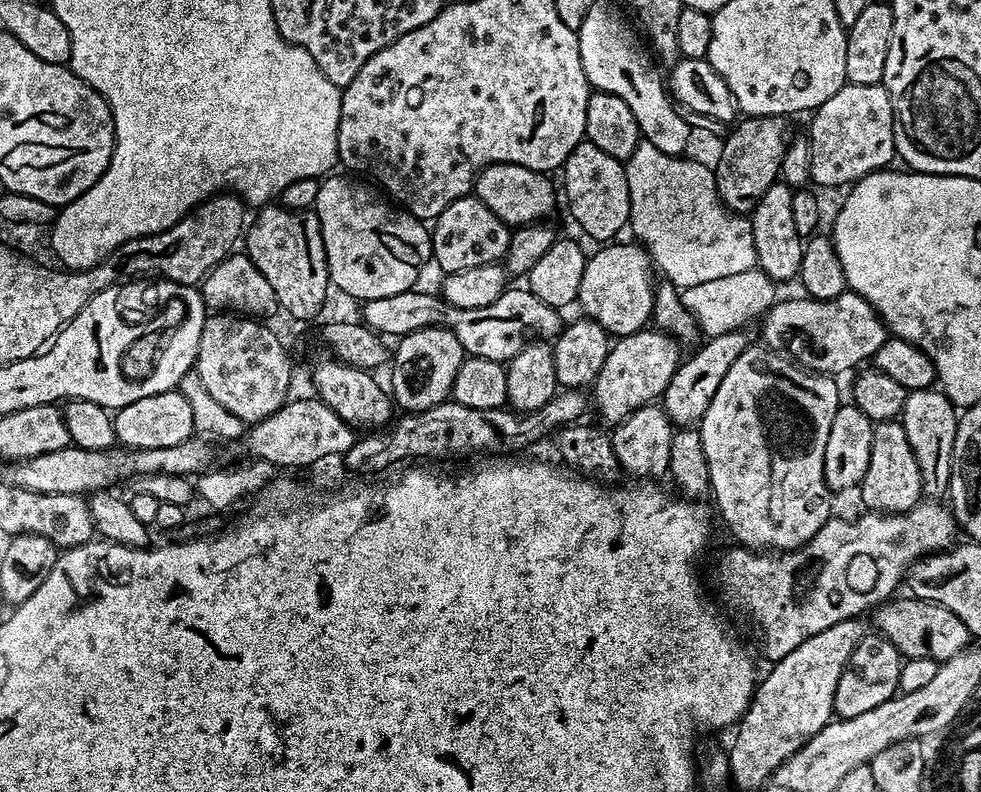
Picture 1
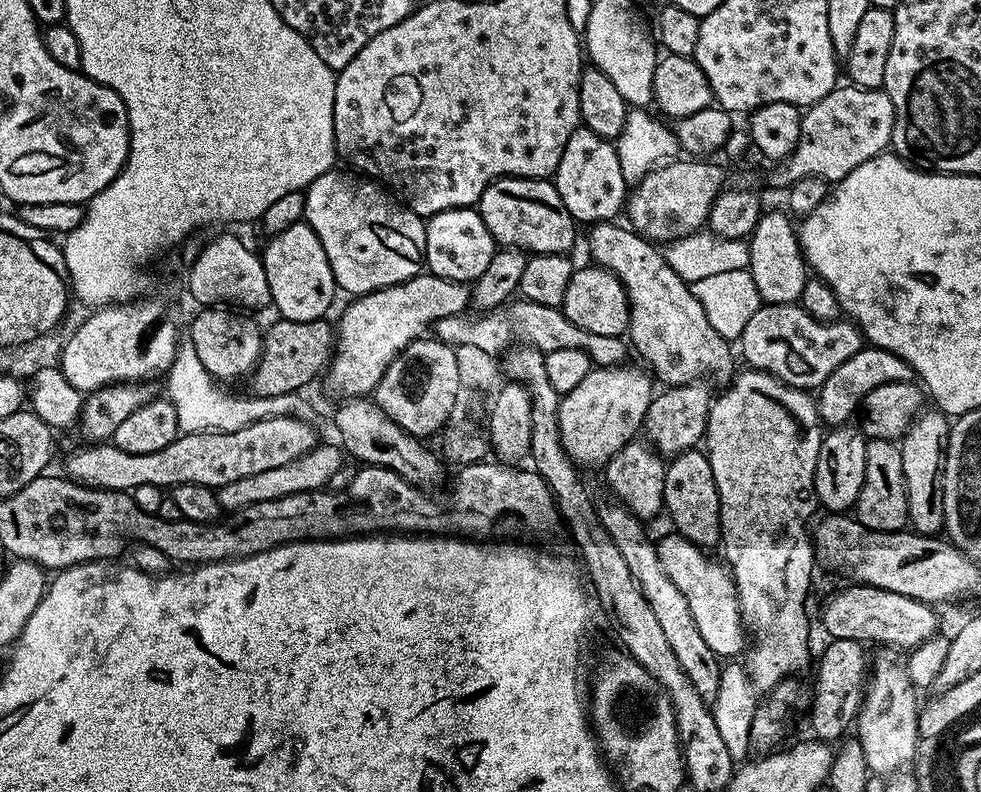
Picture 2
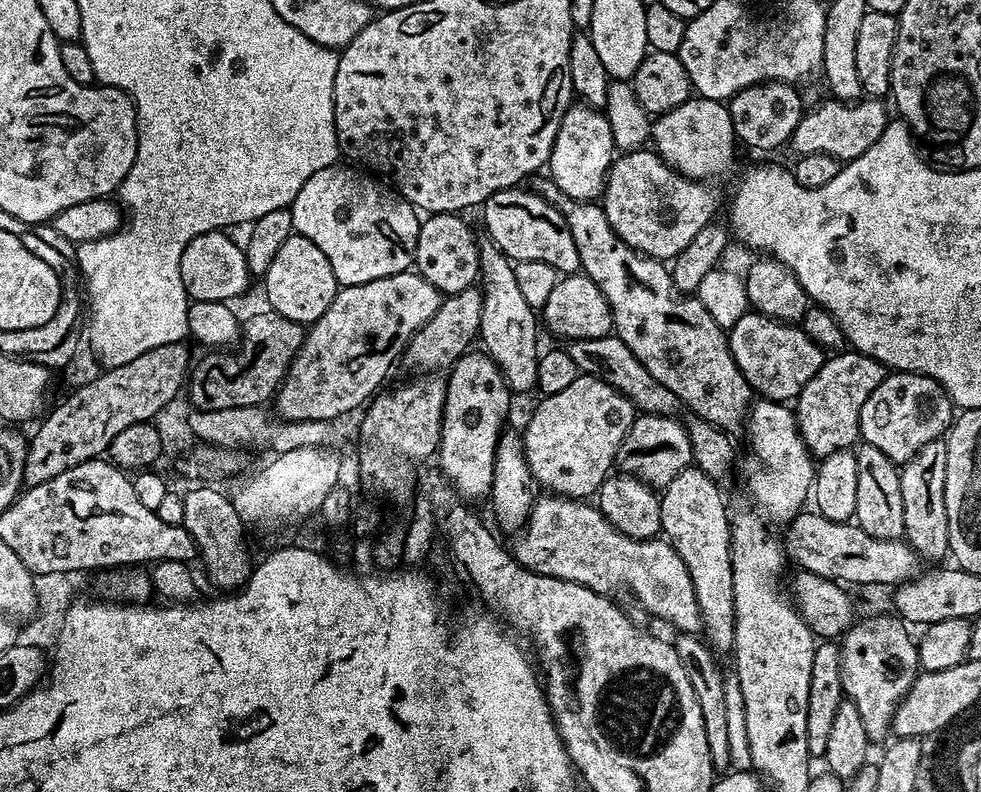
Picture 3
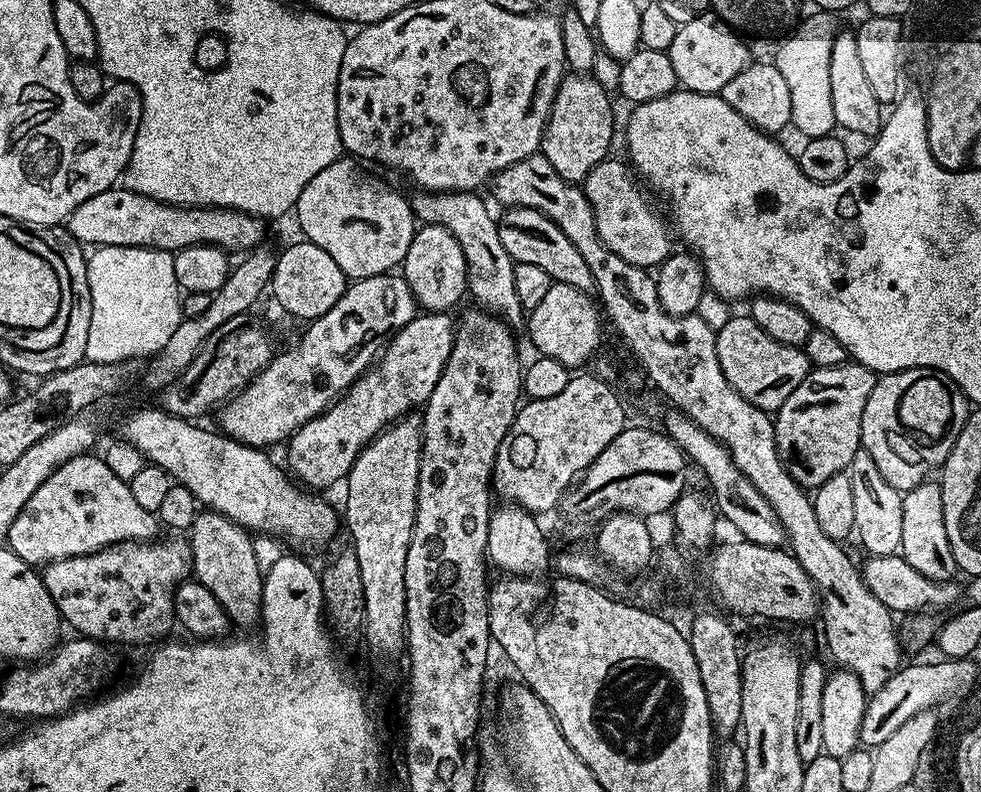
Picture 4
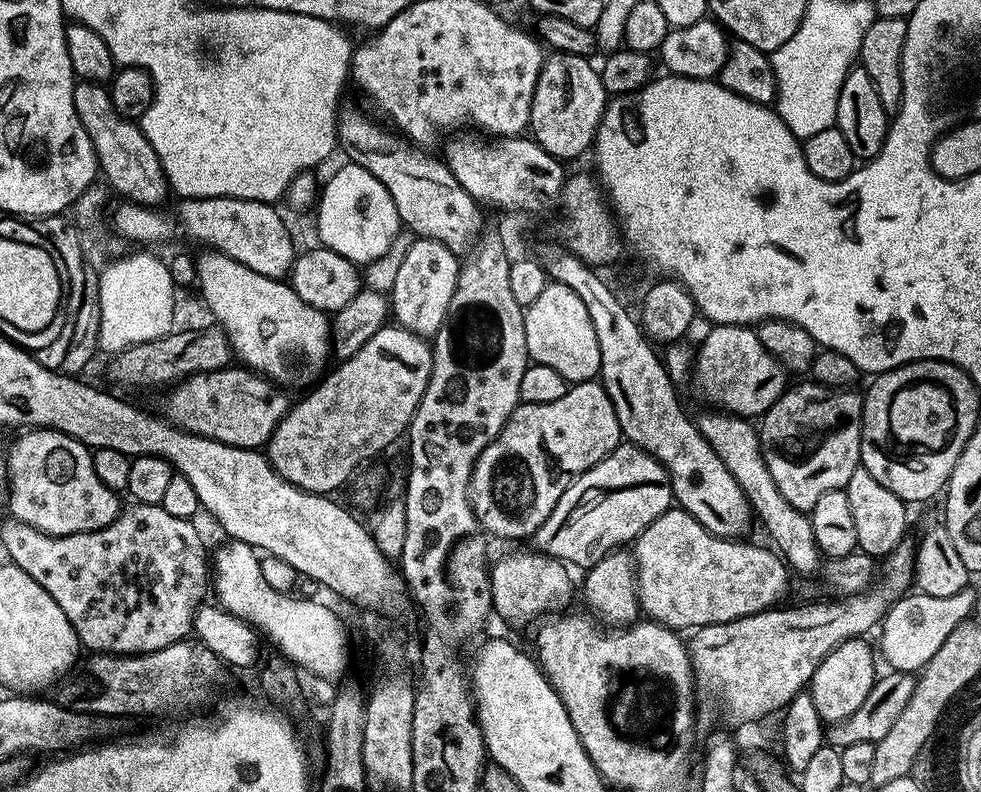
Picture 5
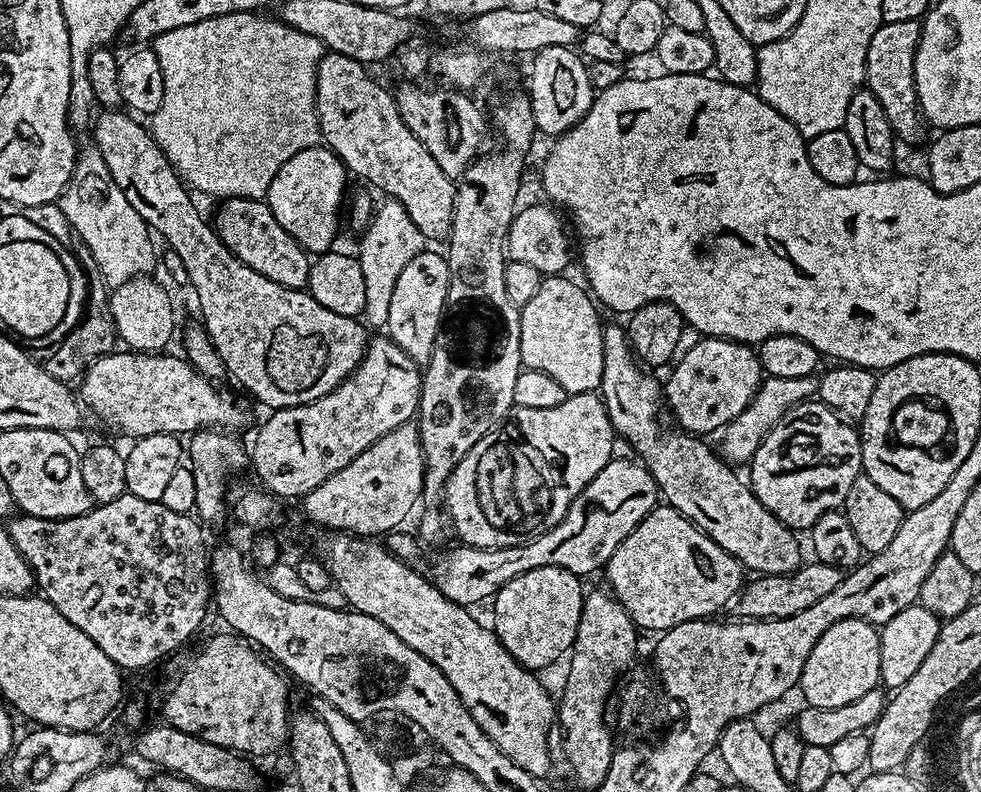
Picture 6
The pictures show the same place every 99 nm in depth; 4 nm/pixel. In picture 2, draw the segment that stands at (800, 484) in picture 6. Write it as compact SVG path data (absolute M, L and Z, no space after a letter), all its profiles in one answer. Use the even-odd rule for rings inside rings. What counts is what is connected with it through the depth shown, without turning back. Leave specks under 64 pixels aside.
M865 346L854 354L854 358L846 358L830 378L818 389L818 407L820 419L825 425L839 426L847 424L857 415L858 409L863 405L866 394L883 384L890 382L909 382L913 379L912 367L898 354L890 354L890 350Z

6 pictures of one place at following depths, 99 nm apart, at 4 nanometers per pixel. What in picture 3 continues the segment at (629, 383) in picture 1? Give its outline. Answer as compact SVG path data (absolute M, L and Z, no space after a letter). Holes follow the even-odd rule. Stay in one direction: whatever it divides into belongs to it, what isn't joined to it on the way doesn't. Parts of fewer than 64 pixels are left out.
M578 374L566 390L541 401L522 431L524 457L533 481L552 494L595 497L613 471L620 444L632 425L632 404L614 386L583 374Z

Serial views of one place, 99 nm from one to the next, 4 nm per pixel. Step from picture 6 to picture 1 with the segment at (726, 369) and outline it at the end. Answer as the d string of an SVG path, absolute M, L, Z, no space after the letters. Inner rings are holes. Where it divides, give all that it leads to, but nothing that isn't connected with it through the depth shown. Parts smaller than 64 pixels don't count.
M854 291L843 292L838 298L829 300L803 299L781 299L764 313L763 343L773 350L783 350L809 372L837 374L847 368L859 369L863 360L871 361L876 351L890 339L880 315L866 298Z

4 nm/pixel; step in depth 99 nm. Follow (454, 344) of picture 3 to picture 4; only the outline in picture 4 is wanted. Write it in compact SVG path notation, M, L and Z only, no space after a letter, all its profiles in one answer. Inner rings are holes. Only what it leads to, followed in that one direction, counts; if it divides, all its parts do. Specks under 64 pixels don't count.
M448 312L417 314L406 326L392 333L382 349L382 354L376 357L372 367L367 368L339 400L333 402L320 416L315 416L310 422L306 422L293 436L288 437L287 467L290 472L292 467L293 477L298 476L305 480L302 481L305 485L313 484L313 486L308 485L313 489L324 488L327 484L339 485L354 466L359 452L380 432L428 403L430 394L434 394L434 386L438 386L438 378L442 378L442 370L450 358L450 350L456 341L456 326L453 317L450 317Z

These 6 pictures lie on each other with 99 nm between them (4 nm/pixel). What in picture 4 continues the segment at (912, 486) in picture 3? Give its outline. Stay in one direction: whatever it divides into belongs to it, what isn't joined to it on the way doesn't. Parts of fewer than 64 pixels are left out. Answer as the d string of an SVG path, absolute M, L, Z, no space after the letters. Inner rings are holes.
M929 478L923 484L903 493L903 497L902 542L899 555L903 556L906 562L910 562L910 566L914 566L918 574L926 574L926 578L952 580L957 575L958 569L954 550L950 550L950 538L946 538L946 522L942 514L939 483Z

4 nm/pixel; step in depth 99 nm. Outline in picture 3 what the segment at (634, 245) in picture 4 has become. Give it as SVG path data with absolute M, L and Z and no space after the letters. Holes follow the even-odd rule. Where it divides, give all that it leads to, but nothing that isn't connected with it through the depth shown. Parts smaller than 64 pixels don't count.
M643 147L625 151L613 159L604 183L602 207L606 214L606 222L614 226L614 234L622 238L626 246L656 260L671 262L678 254L682 254L682 250L686 250L686 246L690 246L690 242L694 242L702 226L713 223L715 216L712 215L715 214L720 200L716 197L712 186L711 183L703 180L692 180L689 176L684 176L670 167L656 151Z

